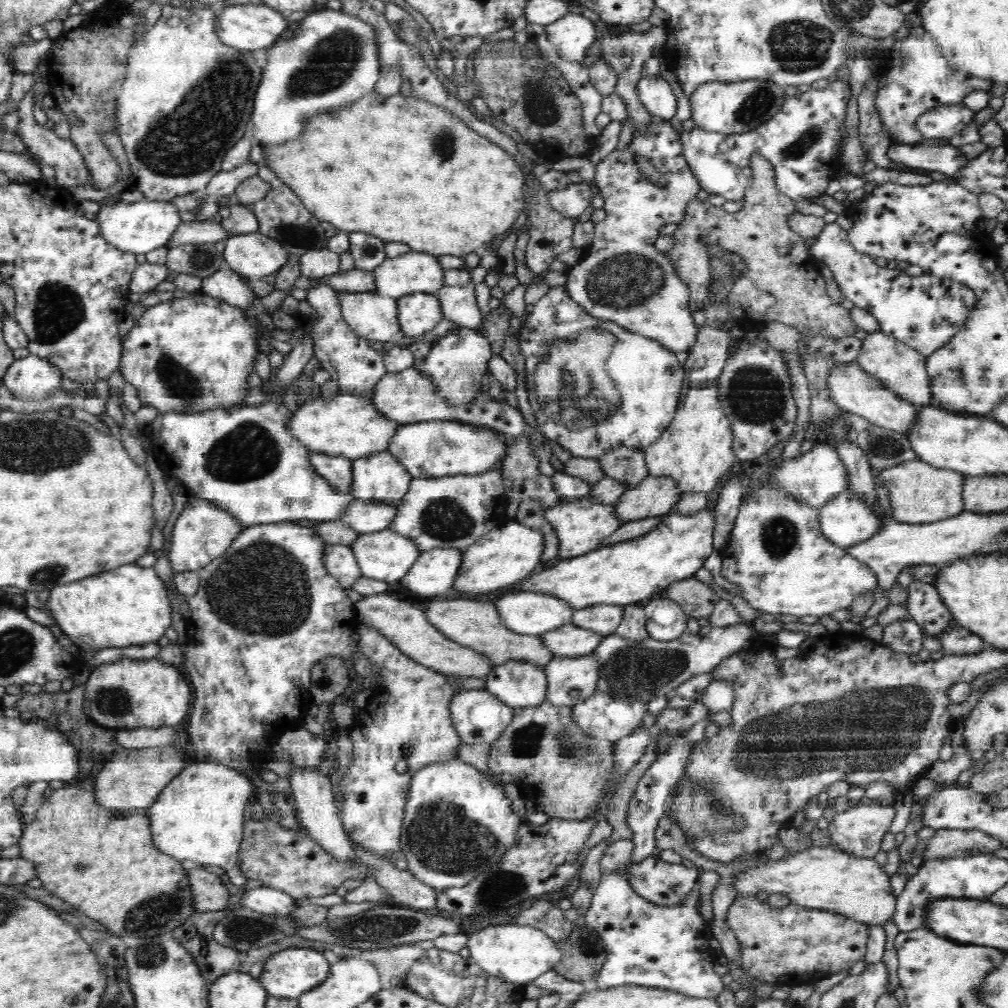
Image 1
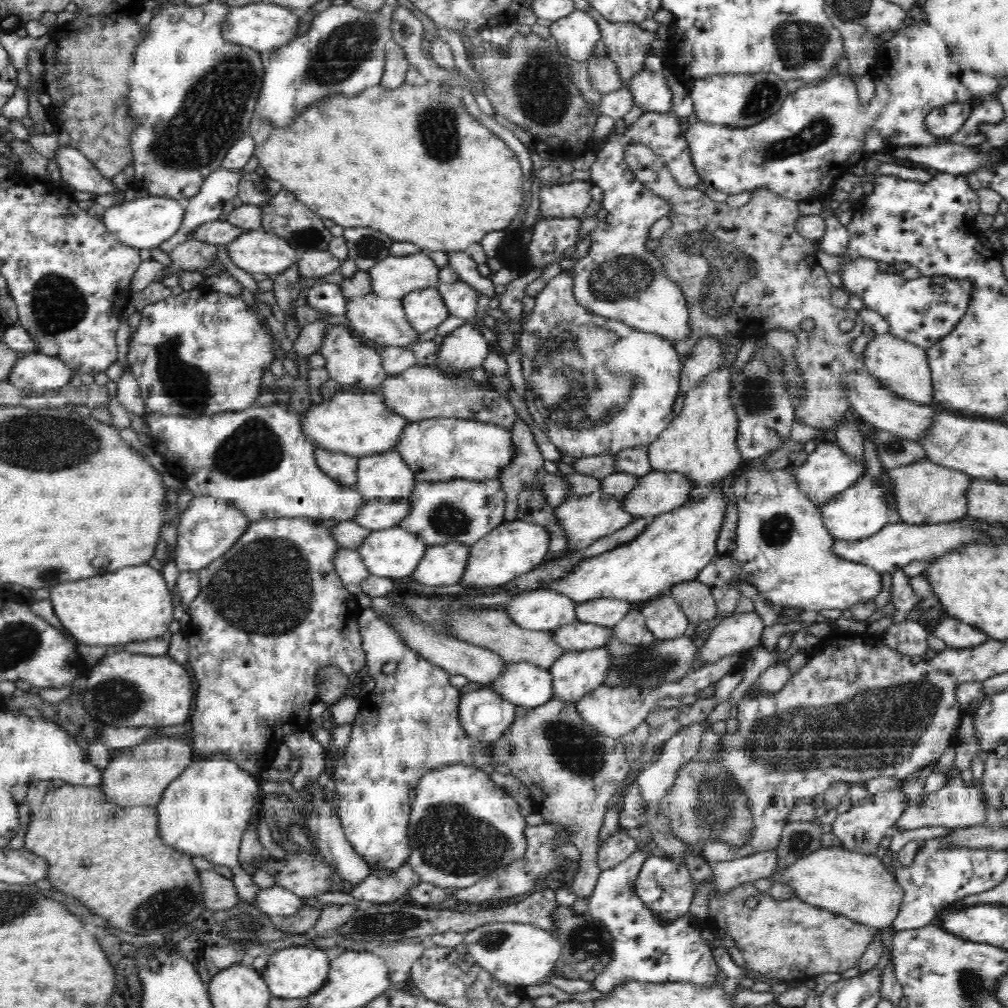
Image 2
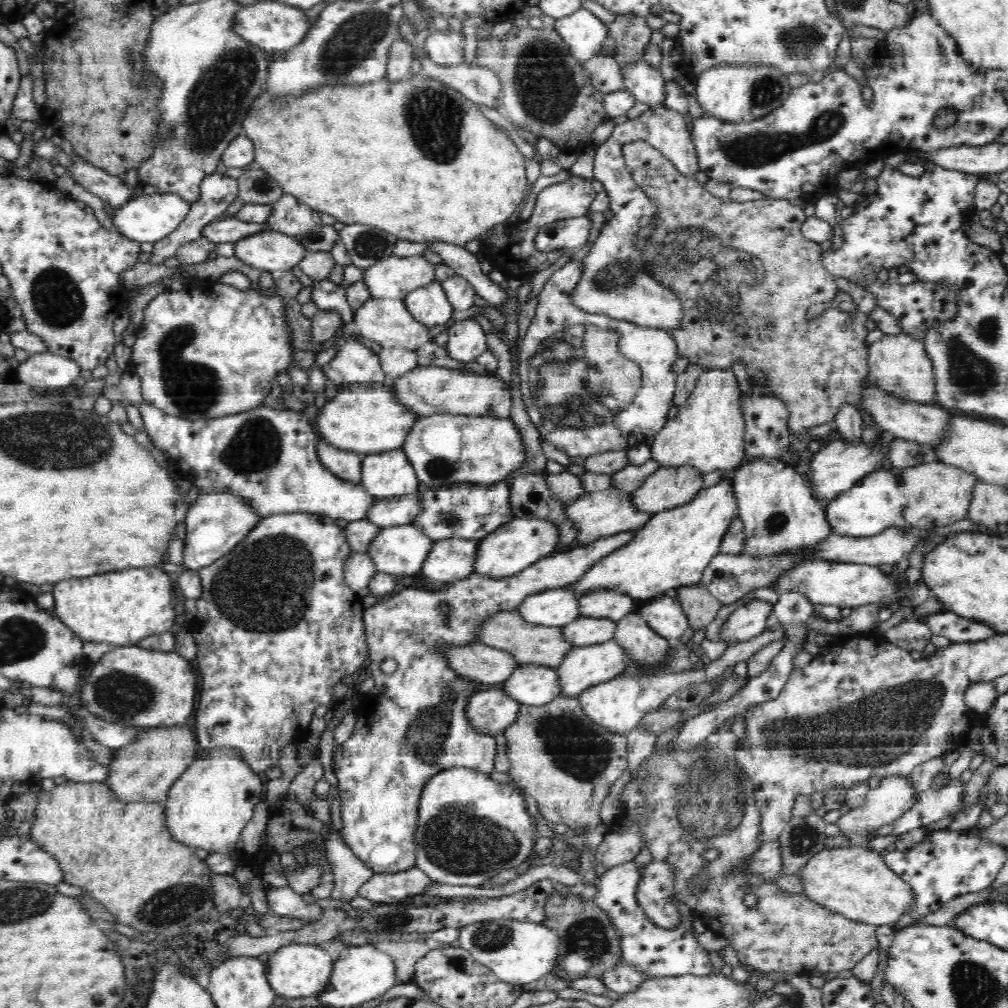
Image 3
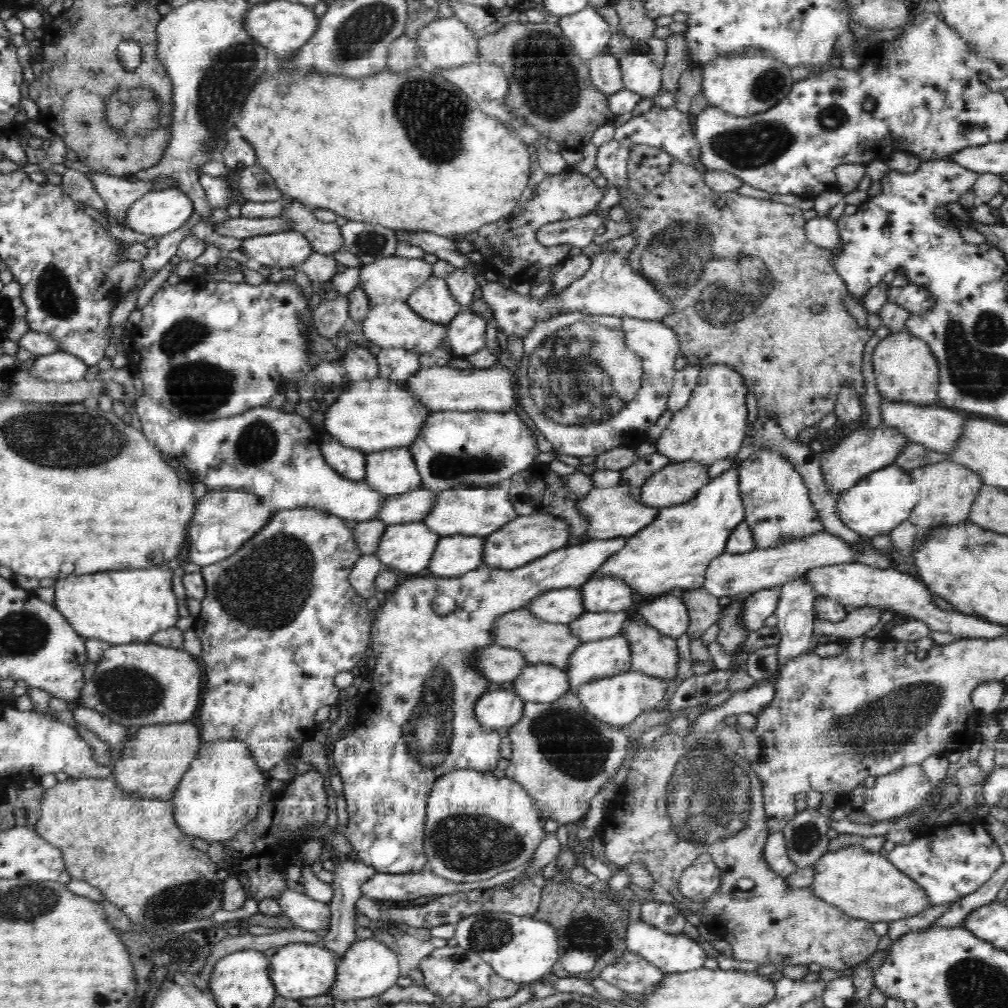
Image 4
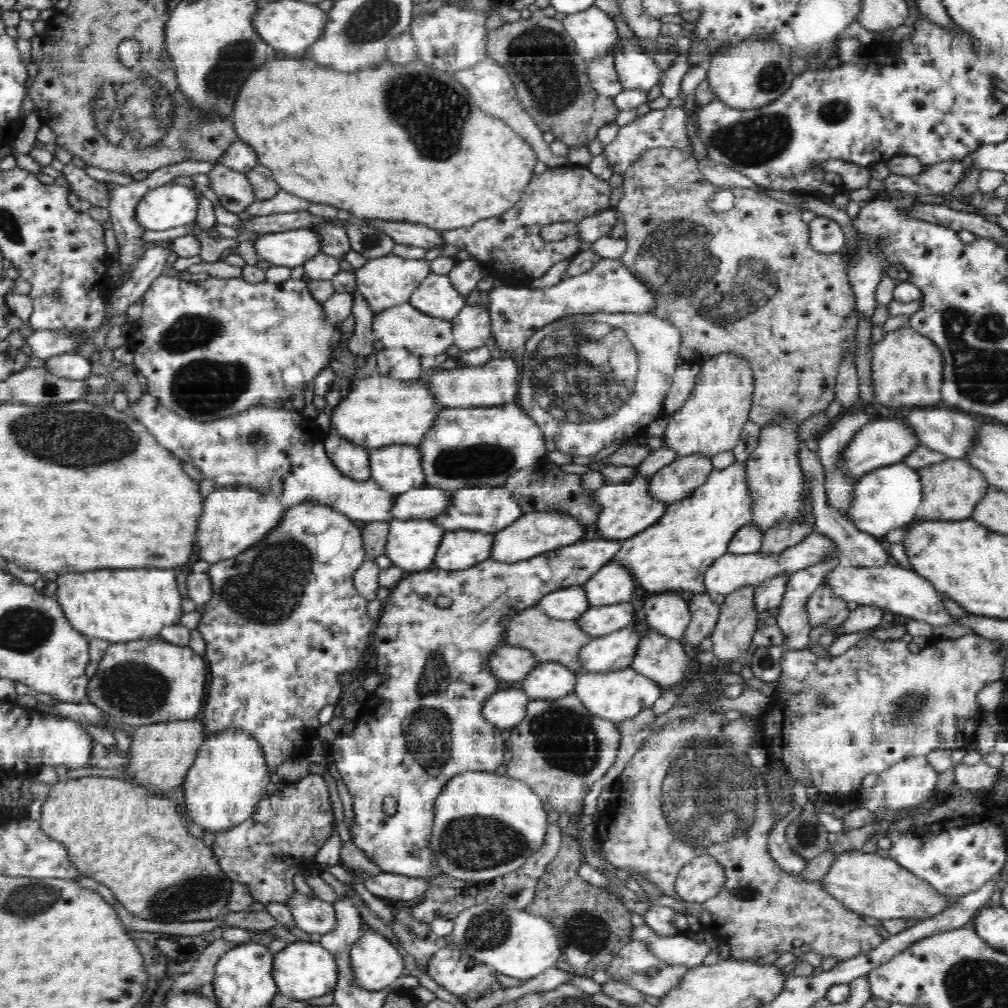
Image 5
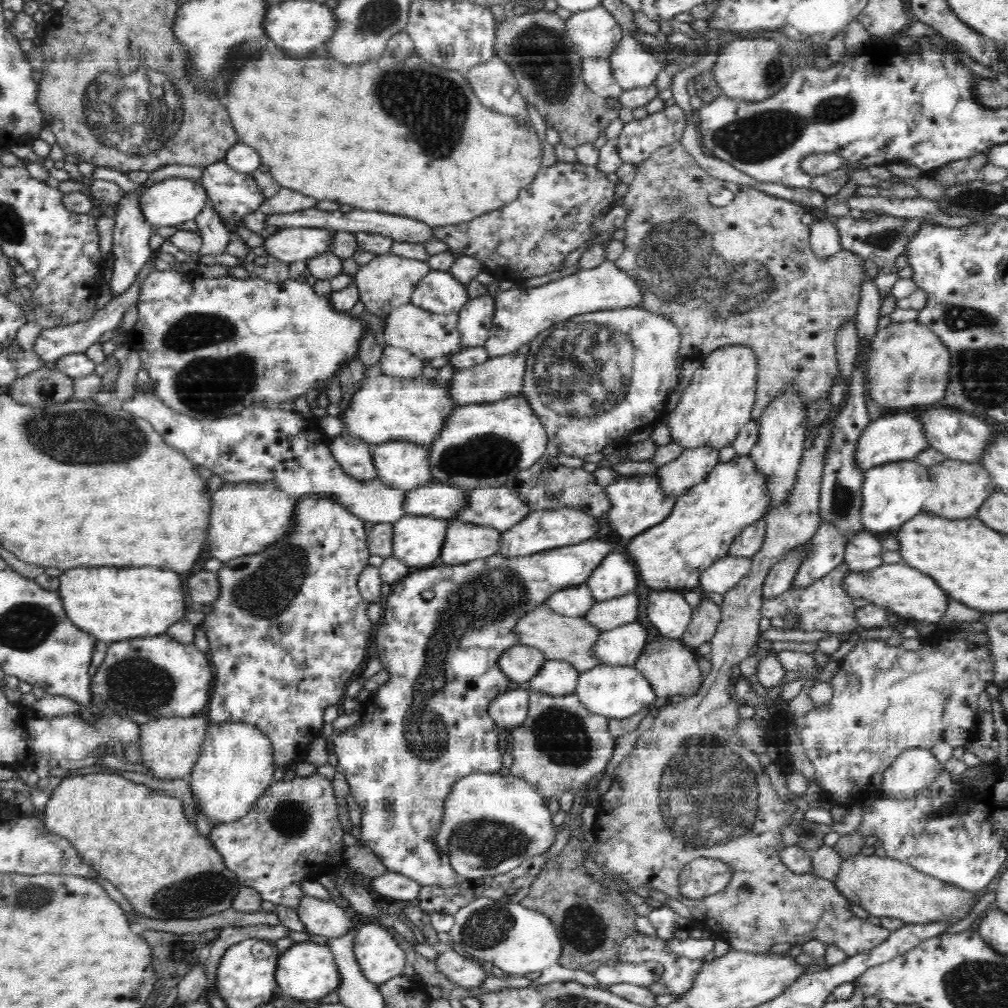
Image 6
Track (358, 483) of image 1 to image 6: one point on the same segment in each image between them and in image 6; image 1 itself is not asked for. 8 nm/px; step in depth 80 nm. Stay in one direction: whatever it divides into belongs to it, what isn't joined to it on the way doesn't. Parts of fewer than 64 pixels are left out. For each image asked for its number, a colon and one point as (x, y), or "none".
2: (385, 475)
3: (389, 474)
4: (392, 472)
5: (398, 467)
6: (399, 463)

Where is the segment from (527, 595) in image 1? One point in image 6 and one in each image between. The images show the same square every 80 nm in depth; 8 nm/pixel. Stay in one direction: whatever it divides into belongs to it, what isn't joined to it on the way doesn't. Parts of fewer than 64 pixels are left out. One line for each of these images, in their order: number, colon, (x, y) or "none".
2: (545, 609)
3: (558, 607)
4: (562, 606)
5: (570, 603)
6: (573, 601)

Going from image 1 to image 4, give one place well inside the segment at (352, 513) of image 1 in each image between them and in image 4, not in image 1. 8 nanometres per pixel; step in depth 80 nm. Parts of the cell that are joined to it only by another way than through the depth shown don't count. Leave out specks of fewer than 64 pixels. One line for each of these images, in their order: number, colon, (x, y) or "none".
2: (379, 514)
3: (396, 511)
4: (414, 505)

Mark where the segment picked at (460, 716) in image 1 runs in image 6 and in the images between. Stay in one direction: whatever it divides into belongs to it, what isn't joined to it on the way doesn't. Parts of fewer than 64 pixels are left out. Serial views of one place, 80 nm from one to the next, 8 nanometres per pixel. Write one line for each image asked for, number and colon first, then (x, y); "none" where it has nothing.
2: (484, 714)
3: (493, 711)
4: (498, 710)
5: (506, 709)
6: (510, 710)

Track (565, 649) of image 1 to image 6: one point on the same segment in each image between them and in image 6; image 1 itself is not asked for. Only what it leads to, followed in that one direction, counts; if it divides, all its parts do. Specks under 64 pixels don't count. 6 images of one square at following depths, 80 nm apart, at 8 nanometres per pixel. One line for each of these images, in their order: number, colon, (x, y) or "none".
2: (577, 636)
3: (584, 631)
4: (590, 626)
5: (599, 620)
6: (614, 612)

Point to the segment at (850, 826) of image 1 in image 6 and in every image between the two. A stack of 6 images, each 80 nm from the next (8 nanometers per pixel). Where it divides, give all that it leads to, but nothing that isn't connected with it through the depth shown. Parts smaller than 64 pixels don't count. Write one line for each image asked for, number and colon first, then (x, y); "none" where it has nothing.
2: (861, 828)
3: (895, 795)
4: (903, 790)
5: (911, 780)
6: (915, 769)

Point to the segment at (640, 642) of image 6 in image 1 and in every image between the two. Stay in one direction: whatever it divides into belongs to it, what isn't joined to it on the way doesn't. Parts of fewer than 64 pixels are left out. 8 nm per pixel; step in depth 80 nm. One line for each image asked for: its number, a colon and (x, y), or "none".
1: (570, 680)
2: (575, 674)
3: (584, 667)
4: (600, 659)
5: (615, 651)

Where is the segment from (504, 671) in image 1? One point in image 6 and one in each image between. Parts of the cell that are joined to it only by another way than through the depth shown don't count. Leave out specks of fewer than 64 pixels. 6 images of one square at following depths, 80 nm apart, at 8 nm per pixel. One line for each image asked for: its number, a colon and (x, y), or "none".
2: (524, 684)
3: (533, 685)
4: (538, 683)
5: (549, 680)
6: (557, 677)

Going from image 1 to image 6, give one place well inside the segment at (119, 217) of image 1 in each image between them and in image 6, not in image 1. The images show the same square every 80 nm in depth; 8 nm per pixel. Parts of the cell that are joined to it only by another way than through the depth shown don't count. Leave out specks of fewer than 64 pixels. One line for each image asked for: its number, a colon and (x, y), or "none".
2: (145, 223)
3: (148, 219)
4: (161, 211)
5: (170, 205)
6: (168, 203)

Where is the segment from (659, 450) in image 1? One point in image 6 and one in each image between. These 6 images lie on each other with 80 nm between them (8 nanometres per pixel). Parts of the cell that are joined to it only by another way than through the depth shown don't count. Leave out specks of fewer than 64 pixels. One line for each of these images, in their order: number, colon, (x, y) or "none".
2: (700, 442)
3: (707, 432)
4: (712, 425)
5: (712, 418)
6: (719, 401)

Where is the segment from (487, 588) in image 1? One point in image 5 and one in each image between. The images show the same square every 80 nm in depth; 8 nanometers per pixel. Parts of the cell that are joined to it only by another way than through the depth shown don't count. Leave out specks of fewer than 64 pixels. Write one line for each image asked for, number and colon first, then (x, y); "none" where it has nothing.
2: (510, 550)
3: (517, 544)
4: (525, 538)
5: (533, 533)

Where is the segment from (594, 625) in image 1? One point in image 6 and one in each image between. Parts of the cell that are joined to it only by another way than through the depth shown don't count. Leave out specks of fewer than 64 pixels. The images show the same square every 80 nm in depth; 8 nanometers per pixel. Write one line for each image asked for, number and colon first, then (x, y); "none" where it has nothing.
2: (606, 611)
3: (602, 602)
4: (602, 592)
5: (613, 583)
6: (617, 574)

